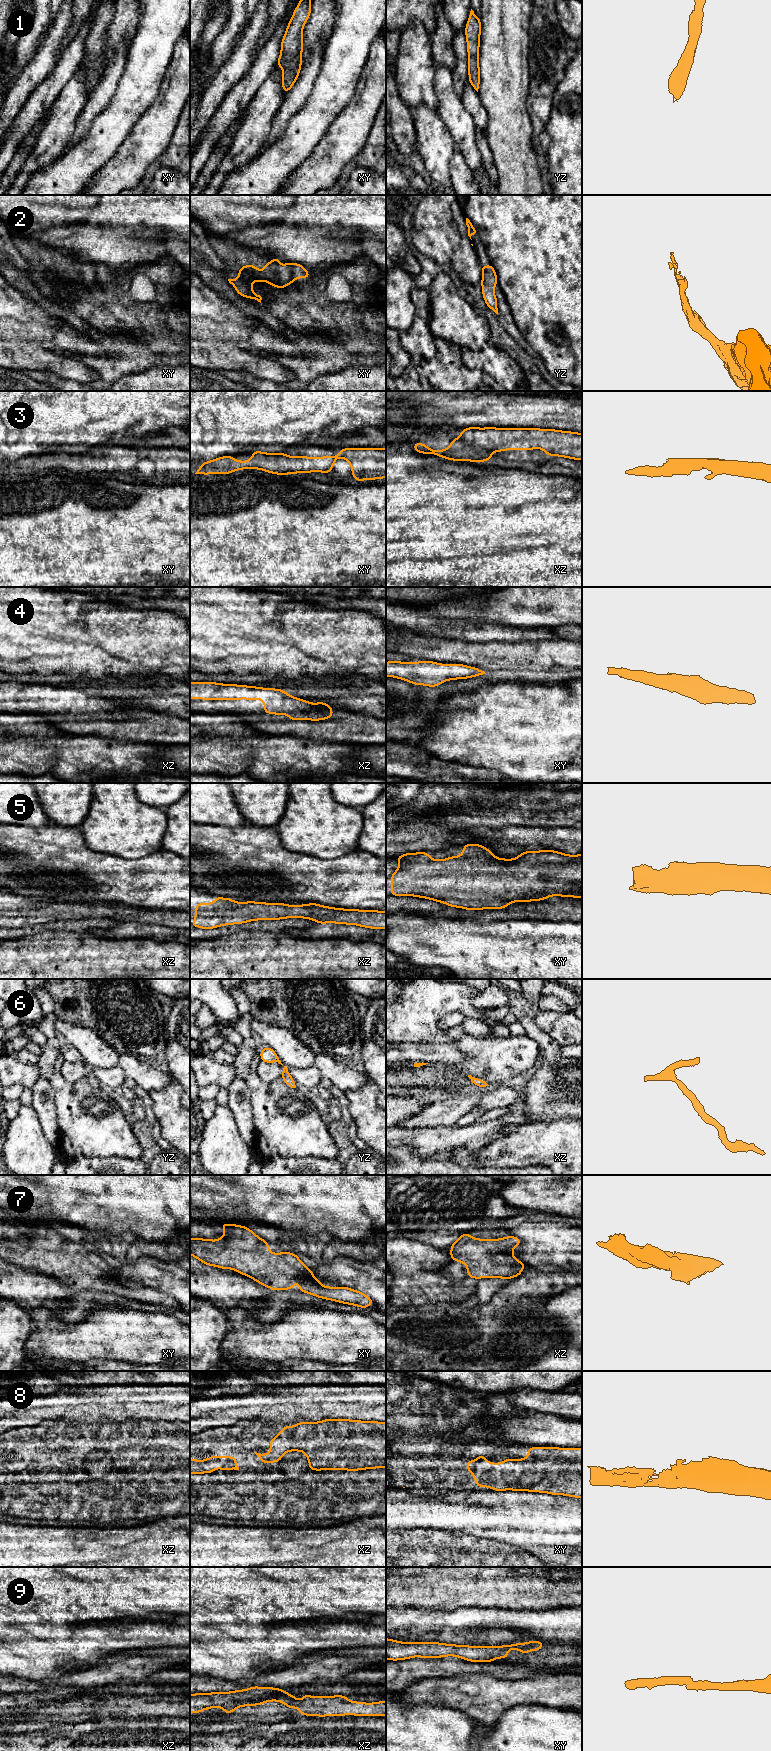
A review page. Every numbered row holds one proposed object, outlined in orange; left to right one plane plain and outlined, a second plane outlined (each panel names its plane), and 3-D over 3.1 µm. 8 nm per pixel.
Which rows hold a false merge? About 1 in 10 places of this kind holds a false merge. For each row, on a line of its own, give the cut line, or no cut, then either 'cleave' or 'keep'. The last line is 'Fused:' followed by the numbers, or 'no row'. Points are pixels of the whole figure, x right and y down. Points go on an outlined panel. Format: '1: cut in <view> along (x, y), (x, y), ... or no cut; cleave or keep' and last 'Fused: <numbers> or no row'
1: no cut; keep
2: no cut; keep
3: no cut; keep
4: no cut; keep
5: no cut; keep
6: no cut; keep
7: no cut; keep
8: no cut; keep
9: no cut; keep
Fused: no row

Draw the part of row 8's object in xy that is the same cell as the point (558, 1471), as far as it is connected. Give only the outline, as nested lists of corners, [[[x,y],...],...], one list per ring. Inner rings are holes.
[[[528,1447],[528,1457],[526,1459],[506,1458],[502,1463],[489,1463],[479,1453],[476,1460],[467,1461],[465,1464],[466,1470],[472,1472],[477,1487],[490,1487],[495,1491],[531,1491],[576,1498],[582,1497],[582,1449],[579,1448]]]

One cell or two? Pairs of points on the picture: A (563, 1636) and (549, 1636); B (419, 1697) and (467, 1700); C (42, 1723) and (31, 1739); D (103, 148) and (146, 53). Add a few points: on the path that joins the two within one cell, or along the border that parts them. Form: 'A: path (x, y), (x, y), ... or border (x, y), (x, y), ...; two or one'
A: path (560, 1636), (552, 1636); one
B: path (431, 1696), (455, 1696); one
C: border (60, 1724), (45, 1729), (14, 1733); two
D: path (113, 124), (138, 88), (142, 77); one

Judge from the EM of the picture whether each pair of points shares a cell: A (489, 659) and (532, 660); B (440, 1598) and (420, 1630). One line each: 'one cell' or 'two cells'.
A: one cell
B: two cells

